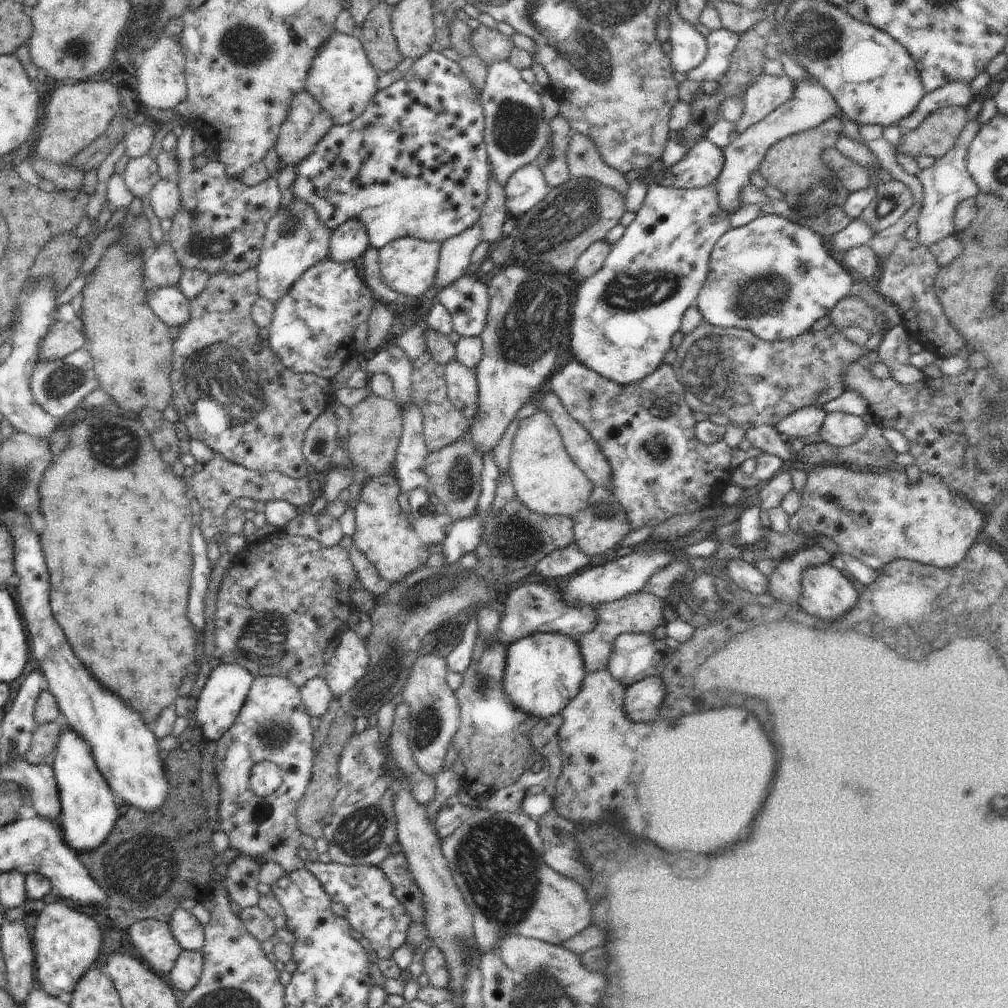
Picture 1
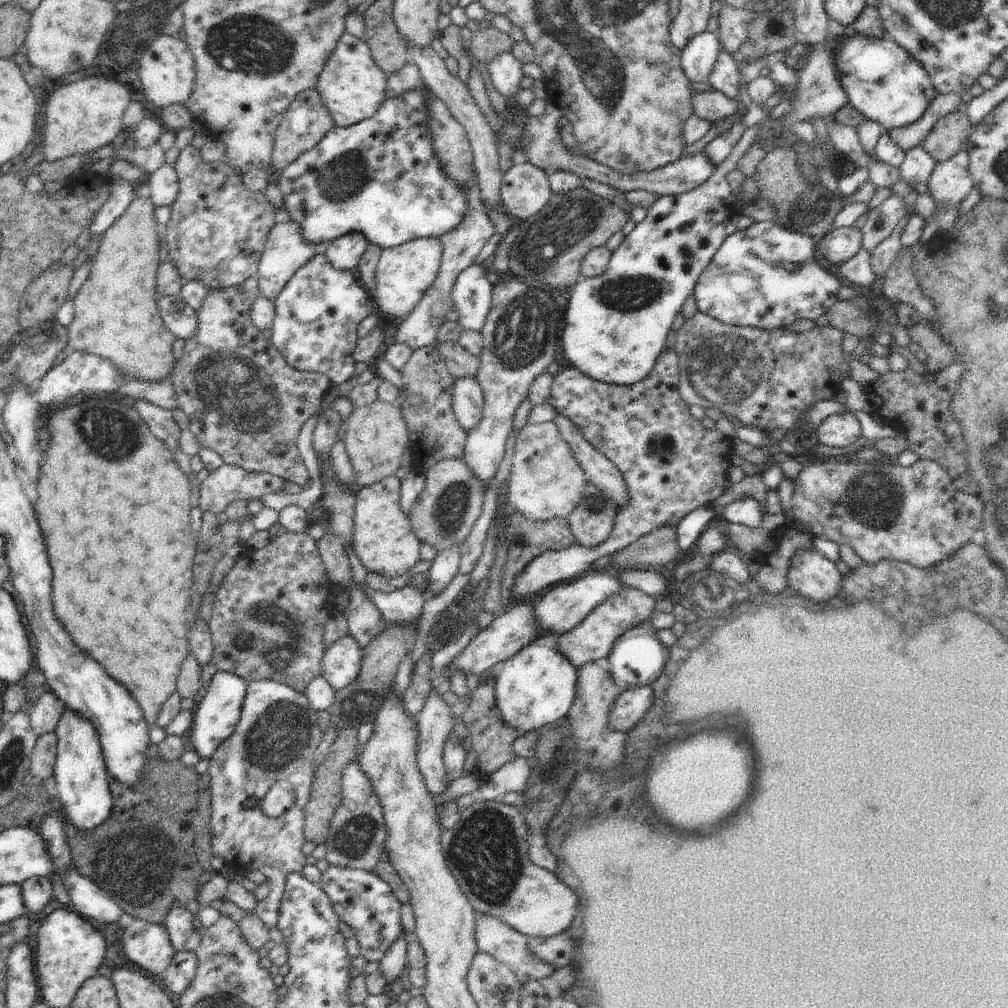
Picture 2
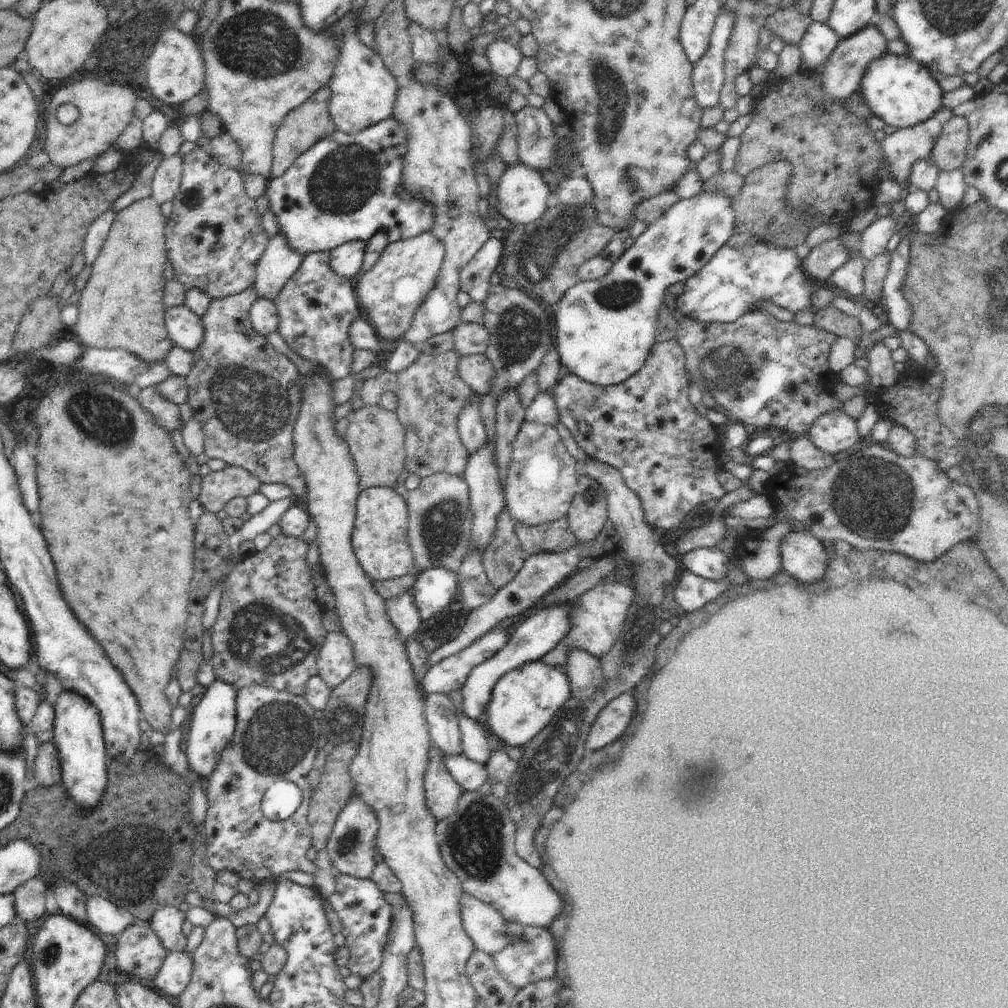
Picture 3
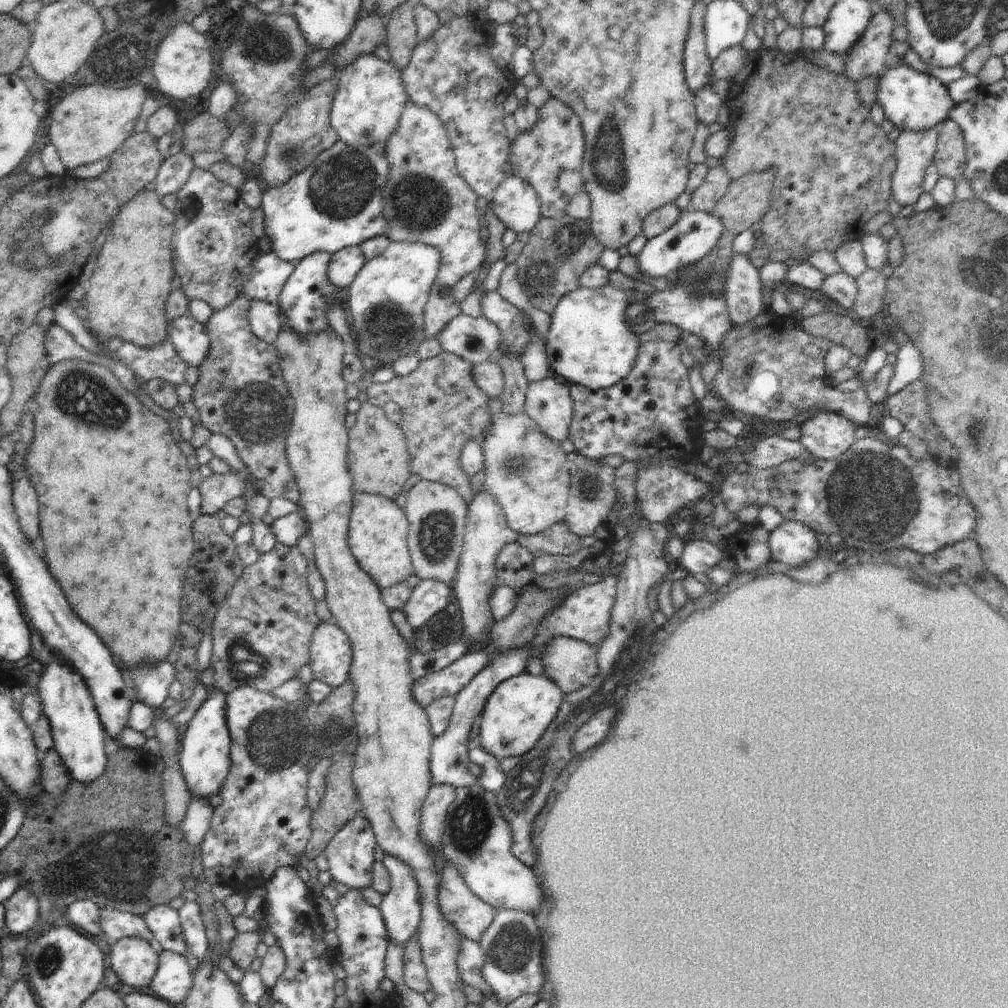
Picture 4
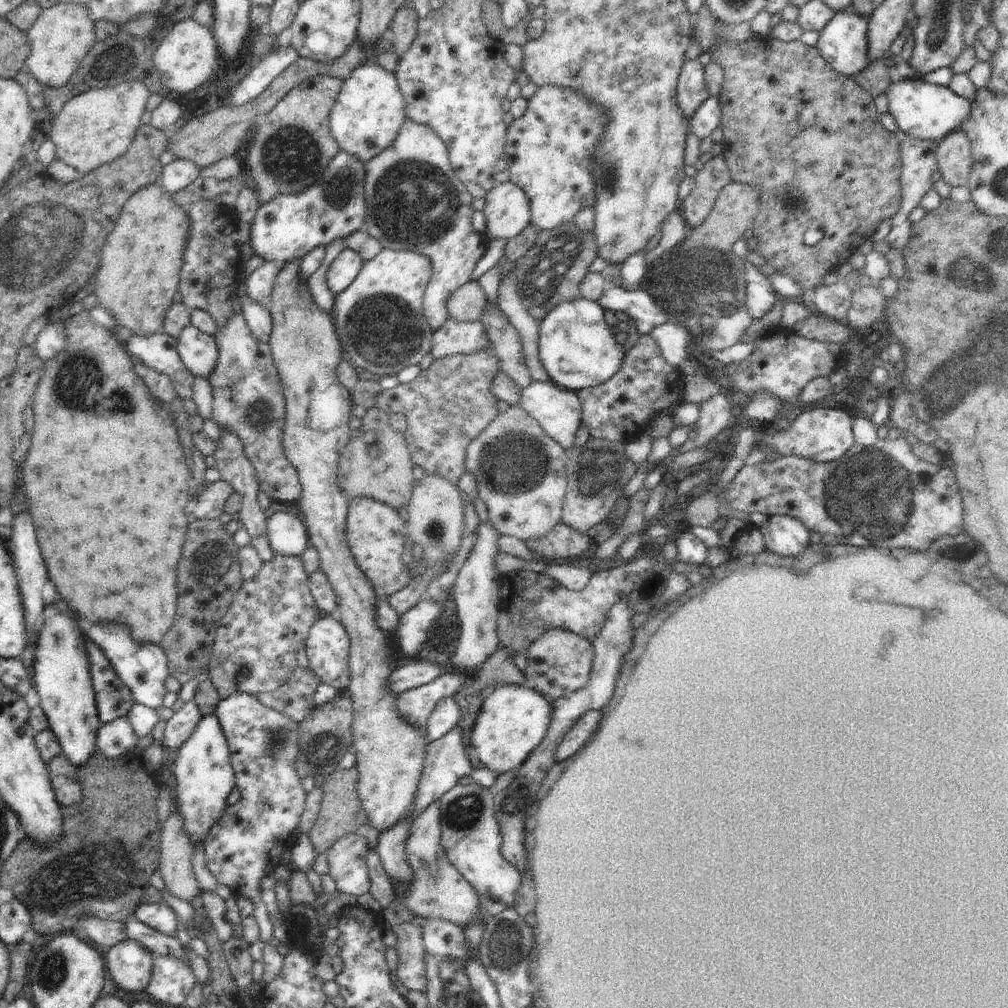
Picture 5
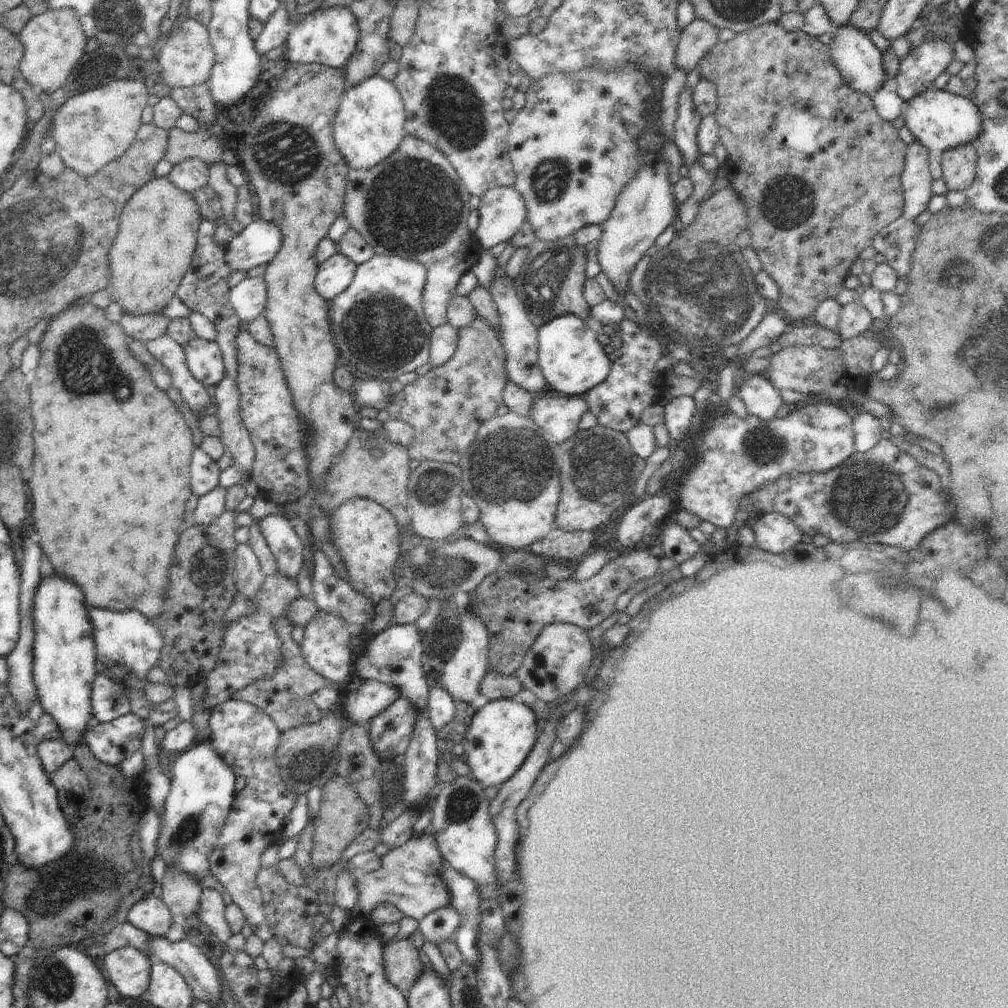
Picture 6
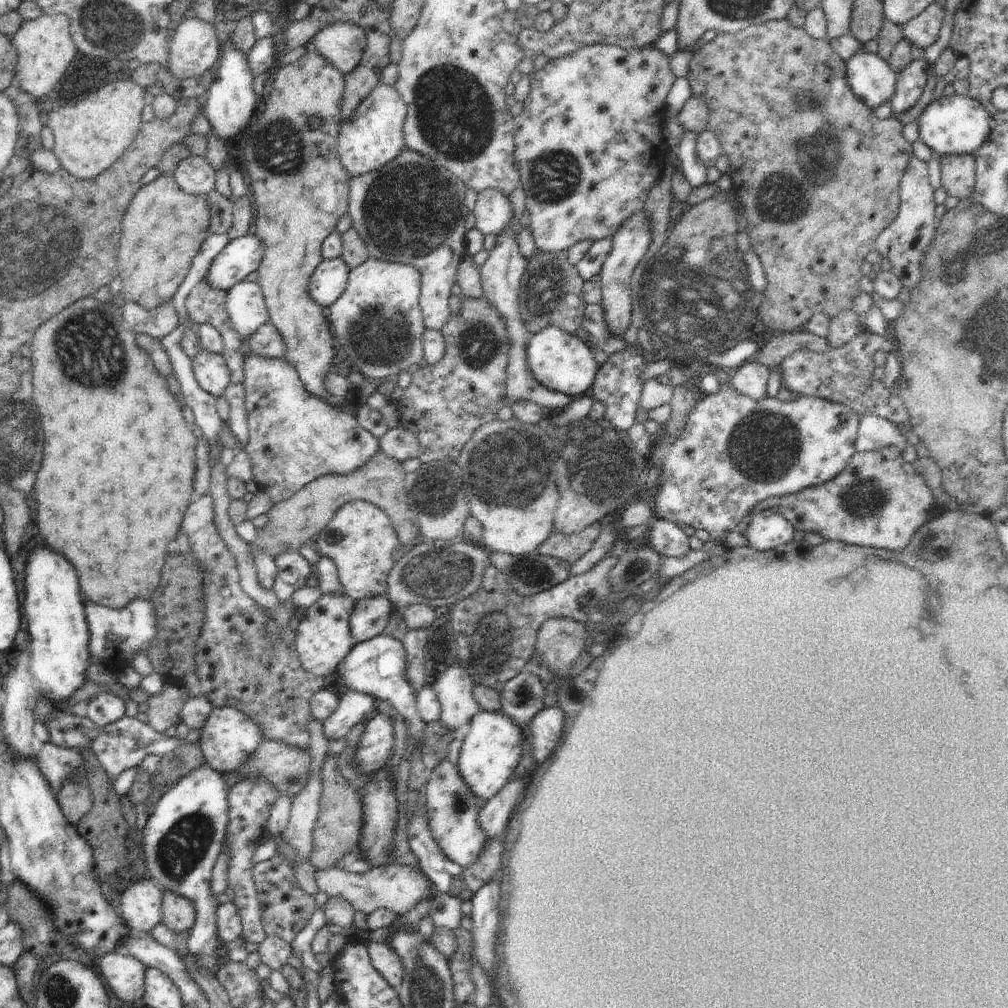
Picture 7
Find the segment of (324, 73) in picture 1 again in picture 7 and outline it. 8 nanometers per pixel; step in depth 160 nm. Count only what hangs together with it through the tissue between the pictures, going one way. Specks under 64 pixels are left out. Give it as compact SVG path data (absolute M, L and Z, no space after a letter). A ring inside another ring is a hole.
M379 83L360 103L353 117L342 122L337 138L337 151L341 163L352 176L359 177L382 168L405 149L403 126L406 115L407 104L395 87Z

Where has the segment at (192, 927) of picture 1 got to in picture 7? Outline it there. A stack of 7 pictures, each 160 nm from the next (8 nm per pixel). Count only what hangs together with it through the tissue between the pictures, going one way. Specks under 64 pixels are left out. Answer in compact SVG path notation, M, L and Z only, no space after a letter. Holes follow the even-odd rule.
M144 878L132 883L118 900L121 917L133 933L149 933L161 923L164 890L152 880Z

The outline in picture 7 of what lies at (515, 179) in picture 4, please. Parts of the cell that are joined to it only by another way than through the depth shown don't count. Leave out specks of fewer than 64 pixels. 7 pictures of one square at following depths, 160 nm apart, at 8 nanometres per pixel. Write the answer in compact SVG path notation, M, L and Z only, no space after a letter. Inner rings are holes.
M490 187L478 192L473 212L476 216L475 228L484 236L497 235L513 220L513 208L508 197Z

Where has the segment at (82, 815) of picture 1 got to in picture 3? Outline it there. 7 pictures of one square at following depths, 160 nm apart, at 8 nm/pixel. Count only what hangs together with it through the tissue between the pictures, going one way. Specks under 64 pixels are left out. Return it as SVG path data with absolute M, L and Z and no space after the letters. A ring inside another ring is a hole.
M64 689L56 696L53 707L55 719L52 742L61 758L62 784L80 806L94 806L103 797L108 780L108 754L99 710L85 696Z

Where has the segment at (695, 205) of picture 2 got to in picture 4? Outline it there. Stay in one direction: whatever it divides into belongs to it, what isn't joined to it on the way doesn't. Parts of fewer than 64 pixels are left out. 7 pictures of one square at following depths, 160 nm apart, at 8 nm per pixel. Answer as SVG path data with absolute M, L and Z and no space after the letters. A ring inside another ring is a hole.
M682 209L678 222L659 236L648 239L647 244L636 256L640 273L652 278L668 277L686 268L688 264L702 260L708 252L716 248L722 230L724 230L722 218L715 218L712 212ZM608 282L602 288L576 288L558 302L551 314L550 330L545 344L549 366L554 368L557 377L568 380L569 385L582 384L591 390L601 390L614 386L632 372L643 344L640 342L640 336L632 331L632 322L626 319L630 300L638 300L634 292L620 290Z

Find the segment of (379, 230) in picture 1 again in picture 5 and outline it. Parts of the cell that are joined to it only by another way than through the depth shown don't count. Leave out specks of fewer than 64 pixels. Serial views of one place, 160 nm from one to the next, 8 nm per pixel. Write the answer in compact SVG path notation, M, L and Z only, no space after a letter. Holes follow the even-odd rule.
M340 150L330 161L328 168L325 168L324 174L310 188L306 188L300 194L280 194L272 198L271 202L261 204L255 219L251 222L249 235L254 254L262 256L265 261L292 262L296 258L304 258L316 246L326 247L333 240L346 239L354 231L364 229L363 222L367 215L363 195L365 164L351 154Z

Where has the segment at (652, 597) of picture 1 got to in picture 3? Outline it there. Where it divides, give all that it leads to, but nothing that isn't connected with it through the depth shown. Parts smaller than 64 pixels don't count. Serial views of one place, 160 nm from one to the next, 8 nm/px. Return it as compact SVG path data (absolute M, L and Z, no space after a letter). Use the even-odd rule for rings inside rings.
M617 581L599 582L580 595L569 610L569 631L541 658L542 662L549 667L561 668L570 649L584 649L598 658L604 656L623 634L624 619L634 595L632 586Z

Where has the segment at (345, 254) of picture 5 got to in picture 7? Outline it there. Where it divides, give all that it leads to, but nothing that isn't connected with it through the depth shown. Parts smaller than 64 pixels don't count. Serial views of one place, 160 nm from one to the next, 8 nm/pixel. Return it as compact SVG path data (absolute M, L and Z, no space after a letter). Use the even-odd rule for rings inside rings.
M341 256L323 259L308 281L307 291L310 298L327 309L346 290L350 271Z

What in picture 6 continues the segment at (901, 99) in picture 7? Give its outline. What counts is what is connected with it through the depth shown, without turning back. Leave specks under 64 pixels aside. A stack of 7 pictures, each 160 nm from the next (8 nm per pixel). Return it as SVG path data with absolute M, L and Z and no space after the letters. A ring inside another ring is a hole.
M932 34L925 38L924 43L913 48L904 60L901 60L897 75L892 79L890 86L904 102L922 94L944 71L954 58L954 44L948 45L946 42L934 37Z

